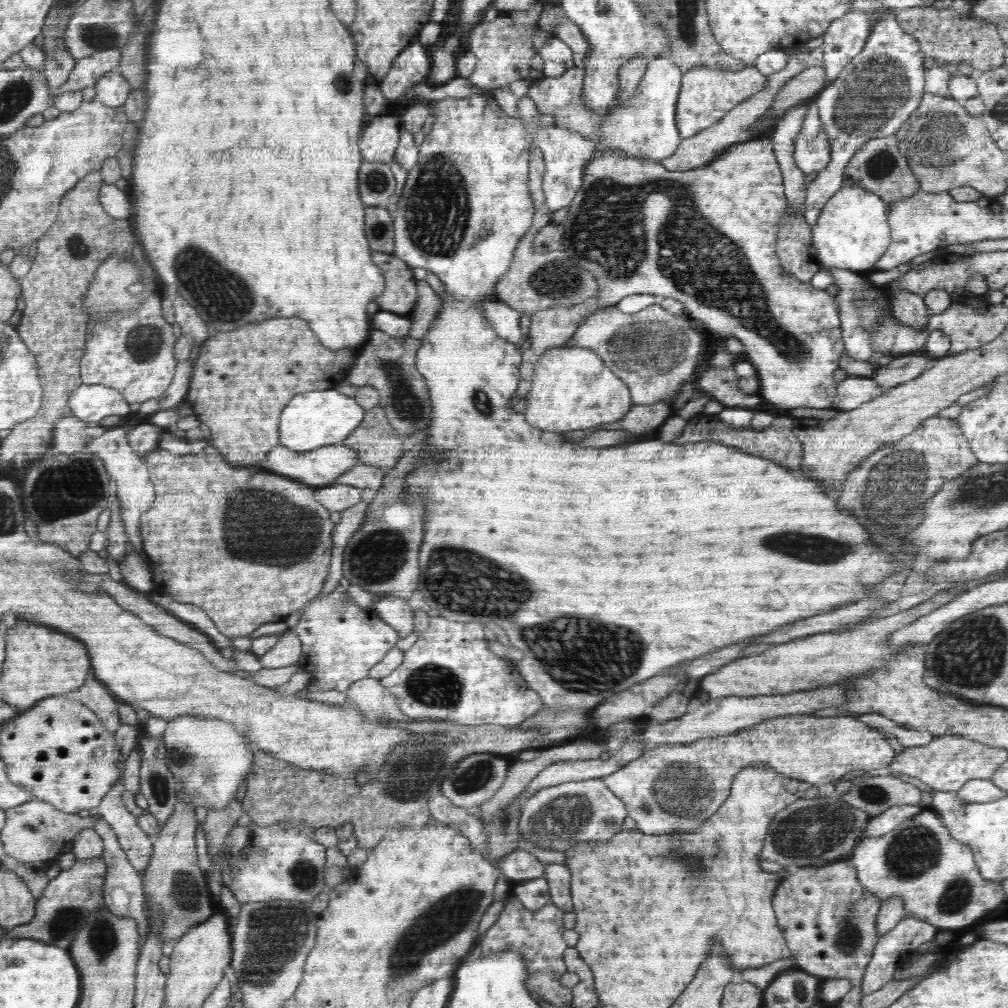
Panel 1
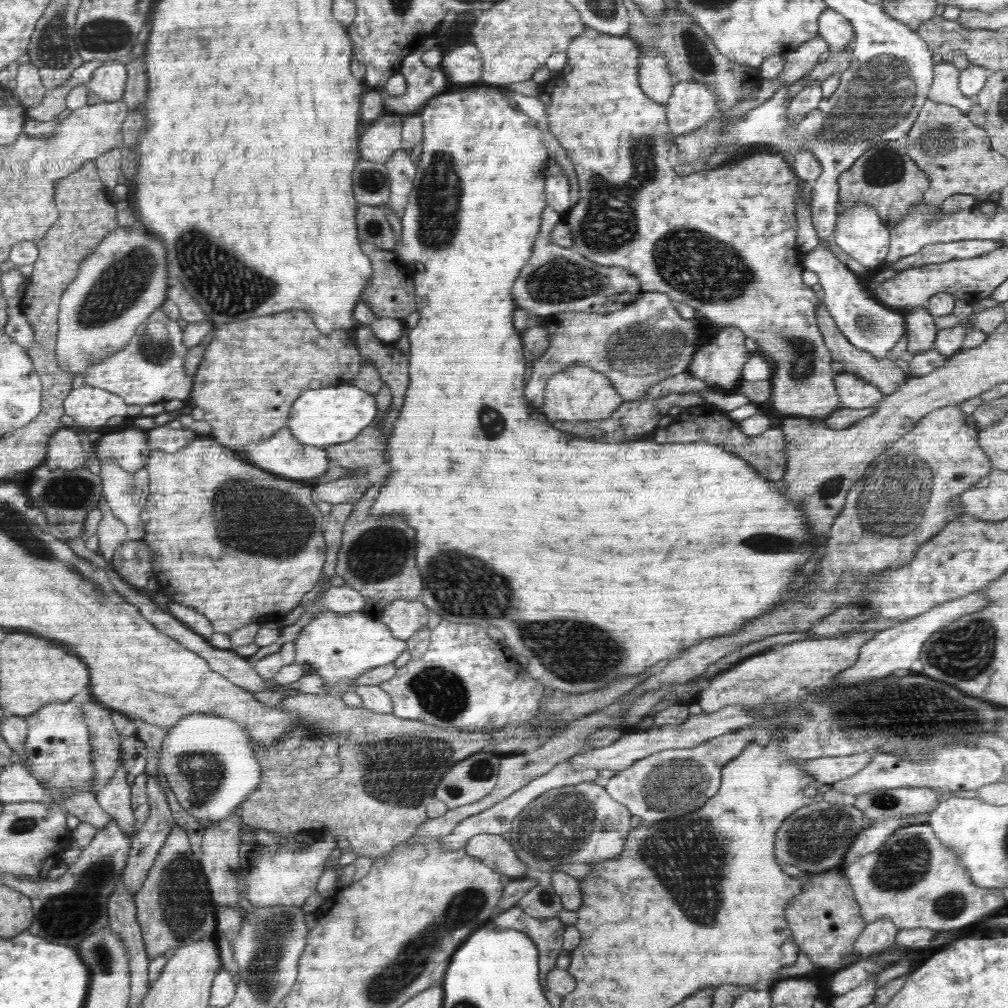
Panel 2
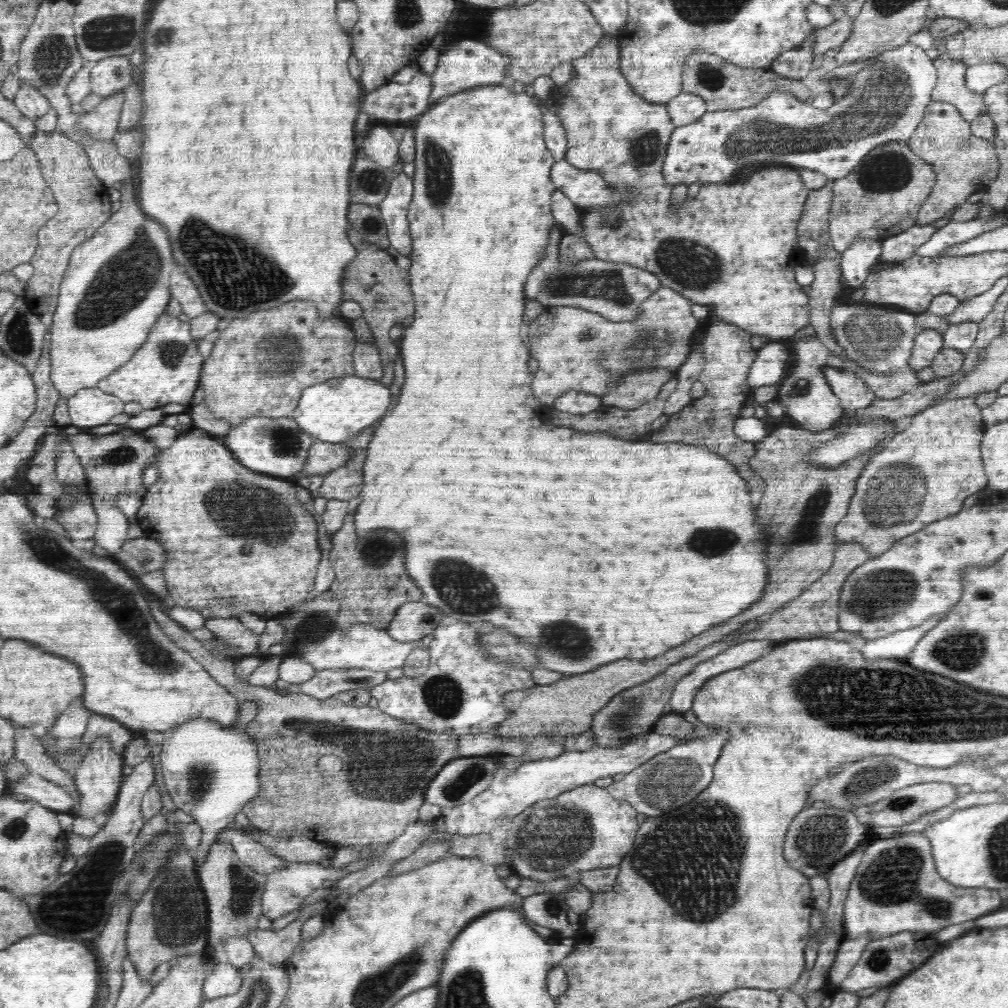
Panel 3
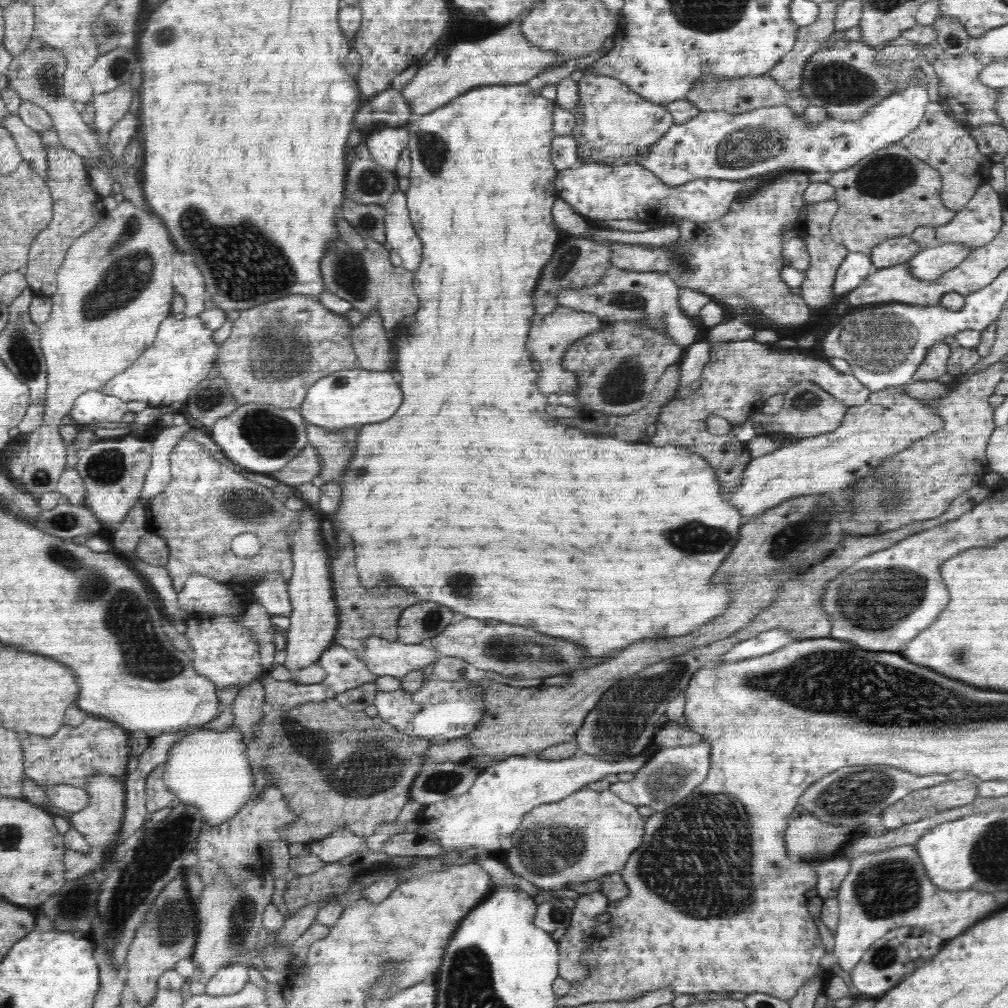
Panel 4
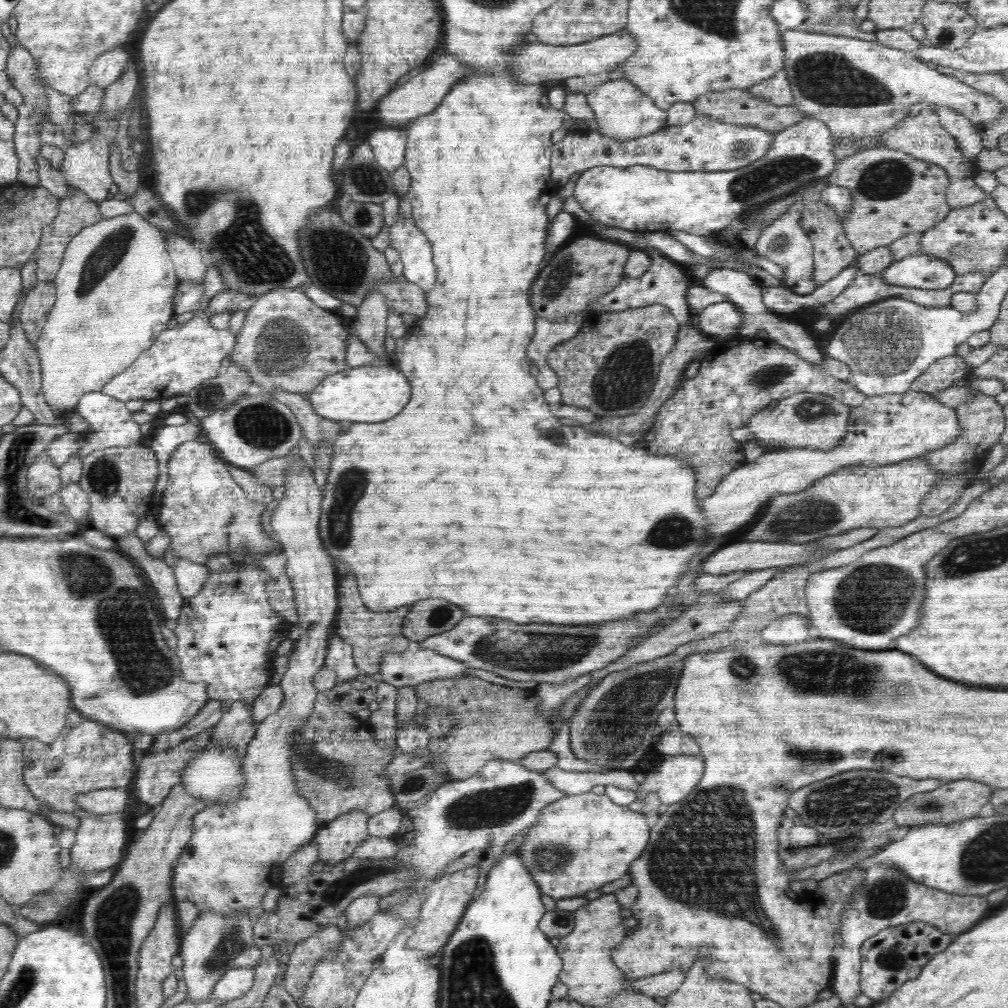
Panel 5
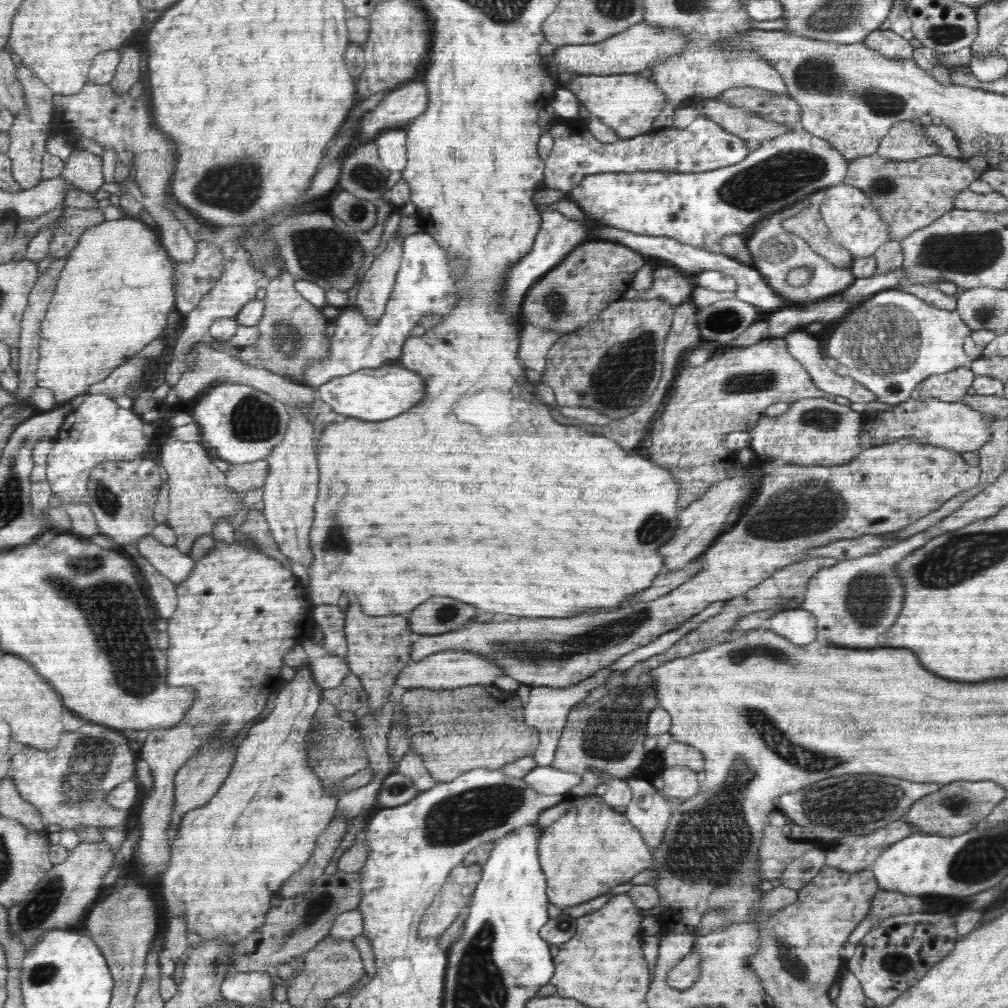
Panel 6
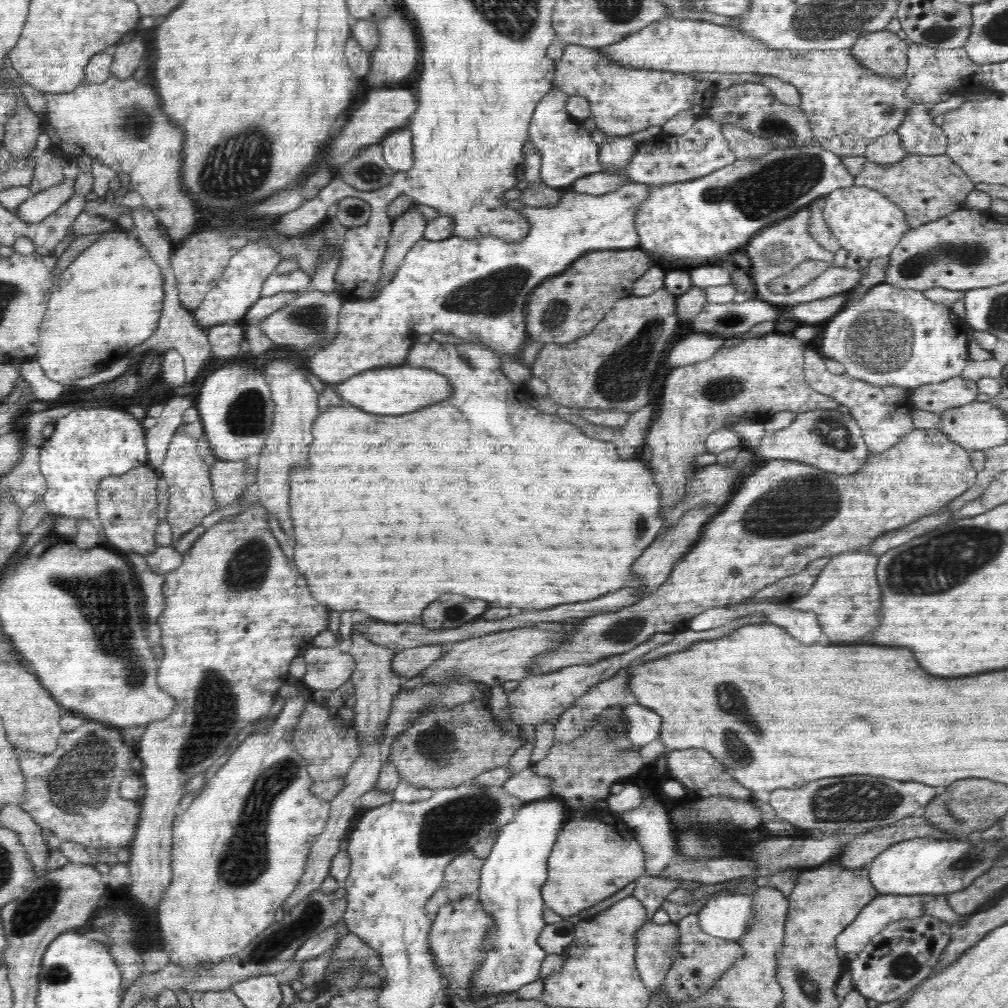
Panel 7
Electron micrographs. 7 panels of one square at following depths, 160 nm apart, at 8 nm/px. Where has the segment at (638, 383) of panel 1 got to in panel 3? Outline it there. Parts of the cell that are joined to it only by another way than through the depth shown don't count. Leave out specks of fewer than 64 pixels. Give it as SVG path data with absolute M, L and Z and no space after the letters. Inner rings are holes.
M668 287L660 288L644 303L632 322L612 322L601 314L576 307L545 307L536 320L524 326L526 345L532 358L539 362L538 371L533 374L533 395L543 405L552 407L553 402L568 390L577 390L602 396L619 383L621 376L632 371L670 370L675 372L686 362L695 343L692 334L697 335L702 323L692 315L692 302L682 294Z

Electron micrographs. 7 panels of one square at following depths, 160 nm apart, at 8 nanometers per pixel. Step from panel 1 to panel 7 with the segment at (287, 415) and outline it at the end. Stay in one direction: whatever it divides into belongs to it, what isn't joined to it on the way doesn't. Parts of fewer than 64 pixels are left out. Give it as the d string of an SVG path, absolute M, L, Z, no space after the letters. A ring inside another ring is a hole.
M409 365L366 370L334 384L333 388L346 401L346 404L362 408L370 414L386 414L386 416L416 412L418 408L430 406L434 402L442 402L452 394L450 381L444 375L434 370Z

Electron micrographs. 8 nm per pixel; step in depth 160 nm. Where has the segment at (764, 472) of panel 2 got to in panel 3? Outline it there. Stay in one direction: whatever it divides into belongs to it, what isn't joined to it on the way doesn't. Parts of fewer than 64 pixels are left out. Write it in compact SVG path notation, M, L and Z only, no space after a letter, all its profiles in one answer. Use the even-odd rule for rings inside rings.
M724 321L711 325L705 333L704 341L694 345L700 347L707 361L704 371L698 378L706 388L704 396L694 399L680 412L671 414L664 427L650 433L652 442L686 443L716 450L716 453L724 456L750 487L764 484L763 478L749 465L749 458L756 450L755 443L742 440L733 430L736 420L740 417L738 416L740 410L745 407L746 398L754 390L746 384L748 372L758 356L758 350L750 343L751 337L752 335L740 330L738 326Z

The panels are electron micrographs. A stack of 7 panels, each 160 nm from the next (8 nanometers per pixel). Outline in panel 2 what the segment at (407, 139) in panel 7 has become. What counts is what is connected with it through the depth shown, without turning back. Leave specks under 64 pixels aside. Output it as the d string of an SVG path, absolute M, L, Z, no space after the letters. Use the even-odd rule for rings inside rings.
M395 113L378 117L359 138L360 157L374 162L388 162L392 154L401 148L405 117Z

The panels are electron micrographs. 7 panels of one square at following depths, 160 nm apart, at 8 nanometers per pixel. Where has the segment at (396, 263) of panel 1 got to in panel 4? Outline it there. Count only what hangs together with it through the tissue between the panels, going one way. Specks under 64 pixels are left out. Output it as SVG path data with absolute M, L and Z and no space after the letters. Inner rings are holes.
M340 215L335 218L336 229L338 229L338 238L332 240L324 256L320 260L320 271L322 271L322 280L325 290L331 294L342 298L352 304L353 309L361 312L363 316L368 316L372 311L378 311L382 317L382 322L386 330L392 330L404 316L415 315L419 309L419 299L412 286L413 274L402 266L393 266L390 262L390 252L374 240L364 239L358 235L354 227Z

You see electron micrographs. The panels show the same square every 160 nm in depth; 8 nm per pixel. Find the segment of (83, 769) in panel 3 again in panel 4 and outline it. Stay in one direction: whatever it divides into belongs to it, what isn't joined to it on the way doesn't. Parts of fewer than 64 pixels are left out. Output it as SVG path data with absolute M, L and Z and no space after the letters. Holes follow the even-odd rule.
M95 775L88 778L86 793L90 795L90 804L80 810L72 813L70 817L70 826L85 836L88 843L88 852L93 848L104 854L104 859L109 856L106 852L115 844L118 830L122 828L122 818L125 810L125 785L123 780L114 779L110 775Z

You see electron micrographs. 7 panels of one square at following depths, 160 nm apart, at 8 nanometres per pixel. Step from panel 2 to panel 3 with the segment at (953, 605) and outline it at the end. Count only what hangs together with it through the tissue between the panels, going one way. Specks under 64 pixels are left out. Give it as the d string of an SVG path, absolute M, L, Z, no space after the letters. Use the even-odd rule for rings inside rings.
M940 612L936 616L926 620L920 626L914 626L908 630L900 630L882 638L874 638L874 640L866 640L860 652L866 660L906 660L916 643L928 632L936 622L947 612Z

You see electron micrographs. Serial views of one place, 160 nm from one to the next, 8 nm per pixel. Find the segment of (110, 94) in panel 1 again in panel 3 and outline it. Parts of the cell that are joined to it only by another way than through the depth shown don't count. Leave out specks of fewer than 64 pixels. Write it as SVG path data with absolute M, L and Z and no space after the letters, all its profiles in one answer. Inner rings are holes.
M111 56L89 70L92 93L108 98L133 83L132 65L126 56Z

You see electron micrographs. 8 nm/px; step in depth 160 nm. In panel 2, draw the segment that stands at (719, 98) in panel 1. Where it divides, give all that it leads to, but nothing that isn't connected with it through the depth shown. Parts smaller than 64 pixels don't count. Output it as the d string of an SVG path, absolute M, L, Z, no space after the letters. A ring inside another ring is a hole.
M693 80L677 81L665 104L667 123L674 137L704 126L712 117L721 115L713 90Z

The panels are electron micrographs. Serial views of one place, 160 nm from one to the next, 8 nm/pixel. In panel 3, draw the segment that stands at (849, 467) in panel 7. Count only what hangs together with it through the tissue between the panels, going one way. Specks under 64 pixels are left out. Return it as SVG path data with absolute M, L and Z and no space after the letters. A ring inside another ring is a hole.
M603 37L588 54L584 54L584 56L571 61L574 76L570 78L564 86L555 87L551 95L554 103L560 103L558 117L566 131L566 140L568 141L568 150L566 150L565 160L580 170L594 170L600 173L600 175L604 177L604 184L610 185L612 189L618 189L620 191L624 189L624 191L628 191L628 193L632 195L632 198L630 198L628 202L612 204L612 206L594 208L594 210L583 212L583 216L580 218L580 223L582 223L583 228L583 238L590 244L596 259L608 262L626 263L642 270L647 270L660 279L662 286L671 288L671 290L682 294L685 298L688 298L688 301L692 302L692 304L707 307L712 306L712 308L714 308L714 314L716 314L721 321L736 325L750 335L765 336L767 341L777 343L786 342L786 344L792 348L792 362L794 362L794 368L792 368L790 377L786 378L786 380L782 380L780 392L778 392L778 401L786 406L785 417L795 426L803 428L804 430L813 430L816 432L818 430L832 429L840 421L840 418L843 418L846 414L846 410L841 405L840 399L833 393L831 386L824 376L823 371L824 368L827 367L831 352L817 337L815 328L811 323L810 300L808 299L808 295L802 291L802 286L800 286L795 279L795 269L799 265L806 264L807 254L802 252L799 248L797 229L802 210L804 210L804 204L811 190L804 184L796 168L786 167L785 165L765 165L764 167L759 167L758 170L752 171L752 174L748 178L739 178L739 176L737 176L728 182L720 182L718 184L710 184L708 182L708 184L704 184L700 187L697 195L691 201L686 201L687 199L685 199L682 204L680 204L680 208L673 208L673 206L671 206L671 192L673 191L673 186L664 180L662 165L671 134L675 129L674 123L672 123L672 118L670 118L668 114L665 103L651 103L635 93L635 90L628 84L628 81L621 73L619 56L620 47L618 39Z

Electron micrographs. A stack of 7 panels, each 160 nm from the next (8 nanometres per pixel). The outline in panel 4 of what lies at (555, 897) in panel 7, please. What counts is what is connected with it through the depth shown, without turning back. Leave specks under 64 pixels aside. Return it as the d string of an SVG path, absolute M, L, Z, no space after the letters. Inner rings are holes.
M584 787L558 802L536 806L524 816L520 828L512 835L513 846L508 850L507 865L541 889L568 889L575 882L588 882L612 872L622 872L628 856L642 844L645 824L646 818L638 813L636 805L624 802L610 790L594 792Z

